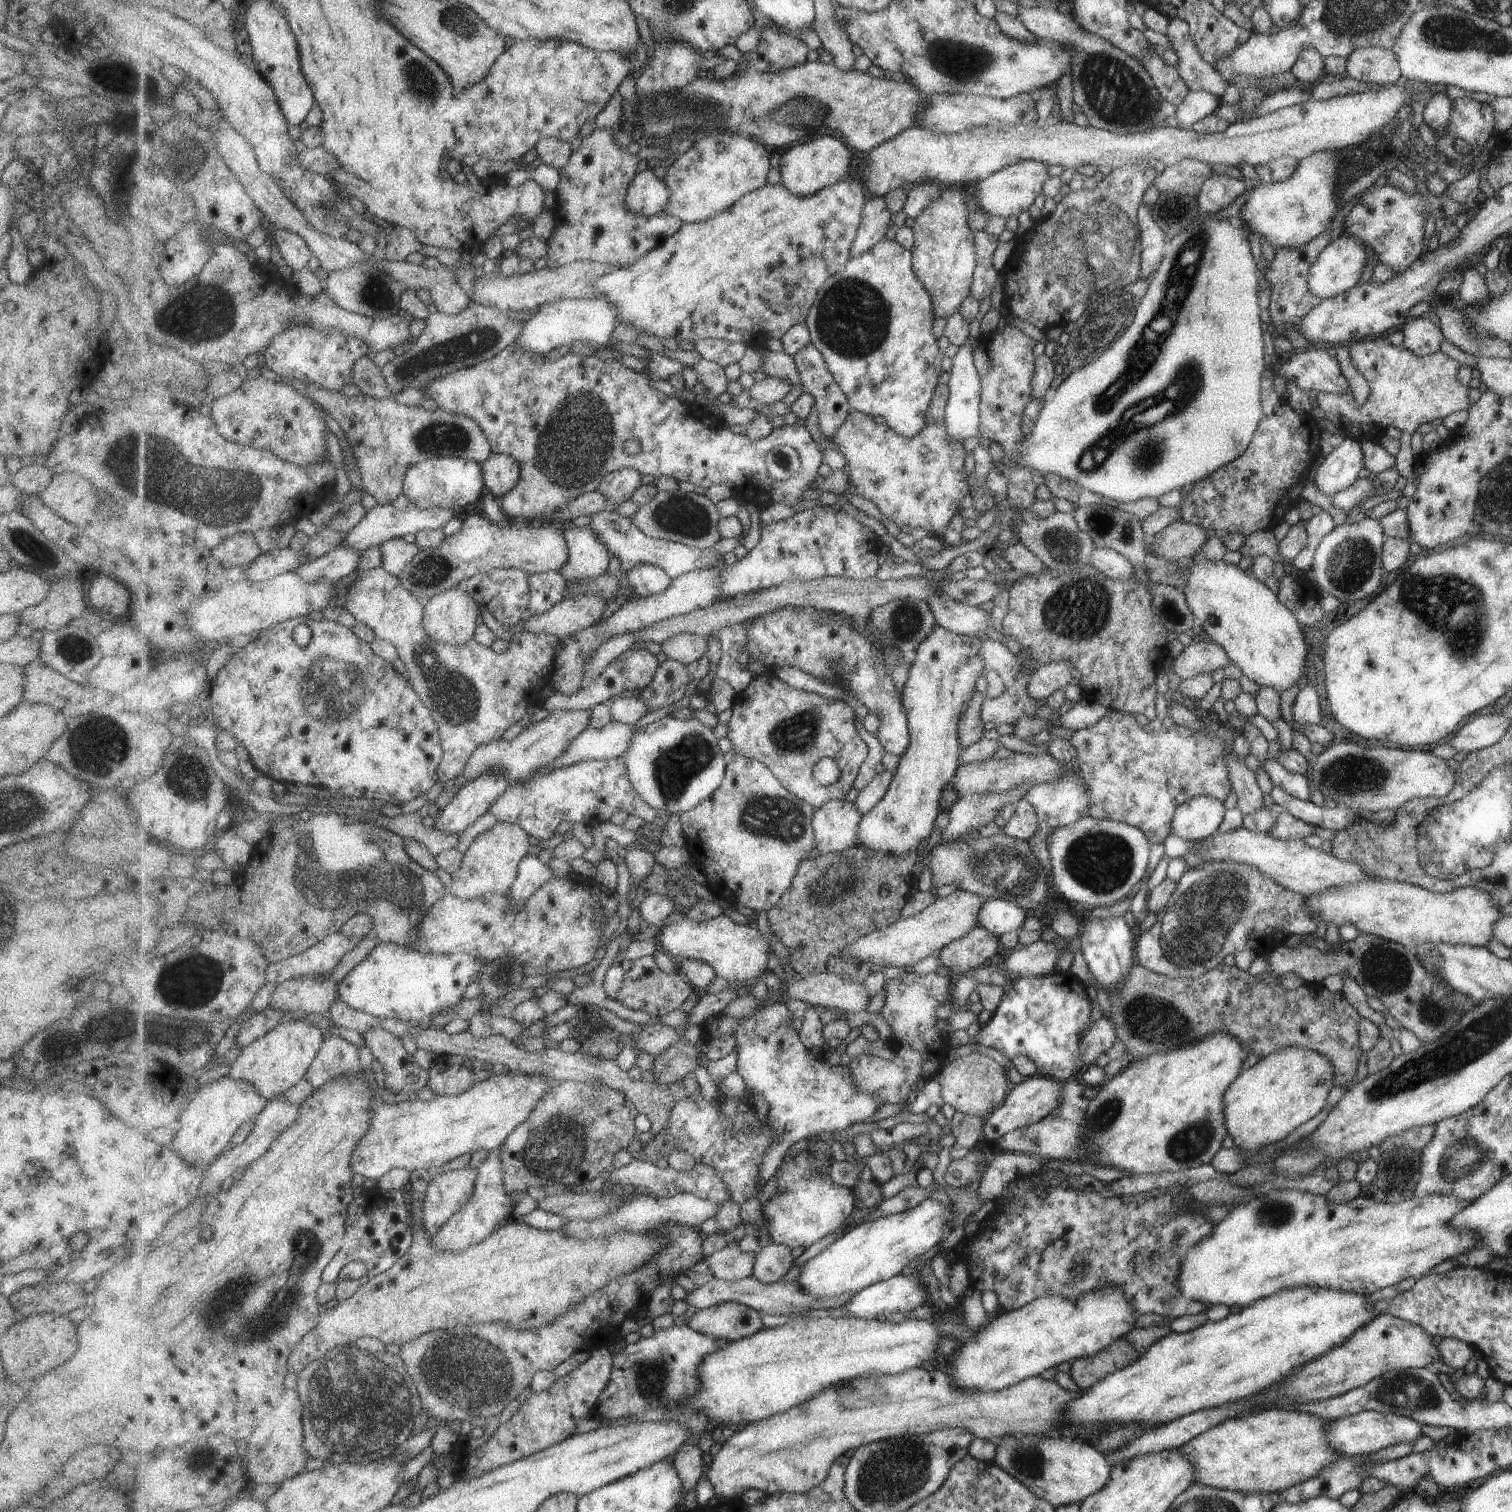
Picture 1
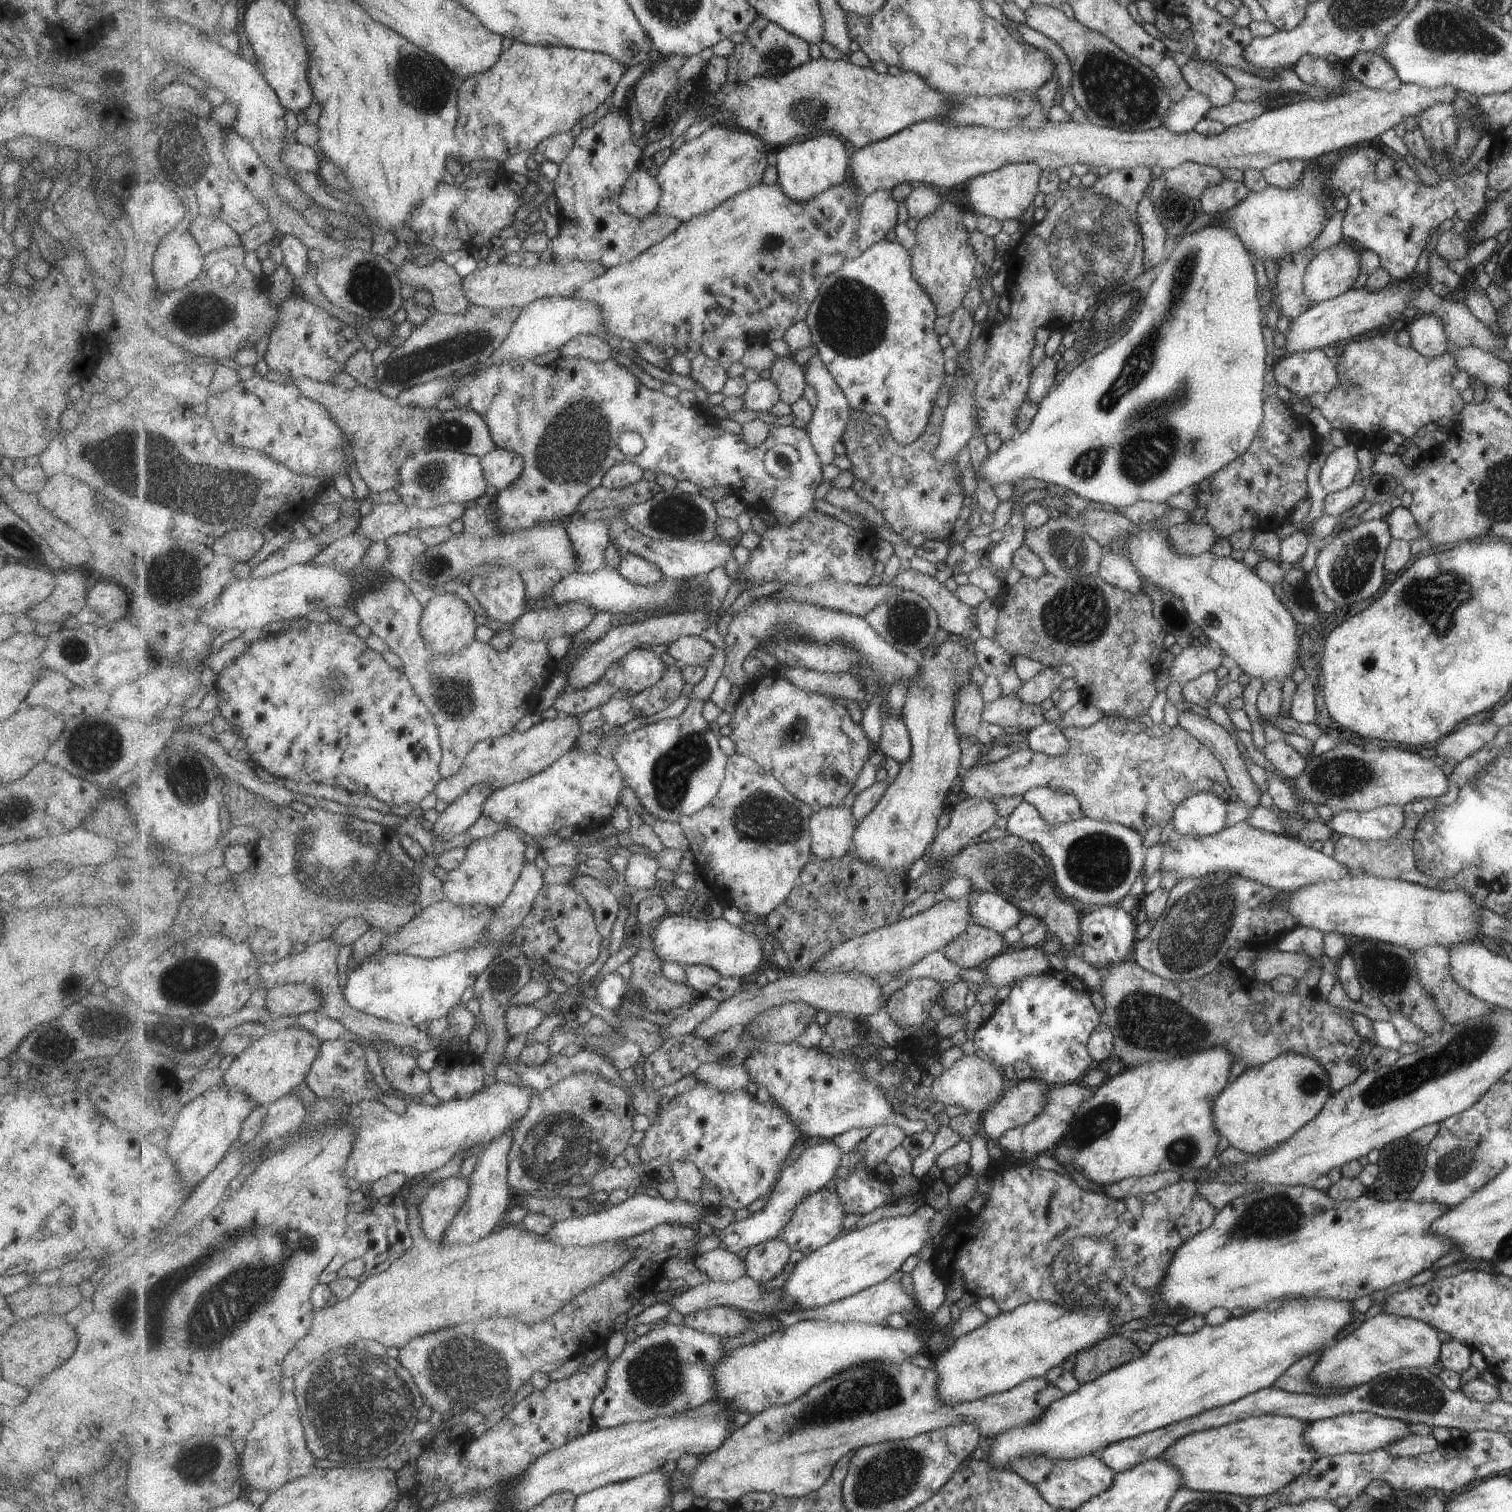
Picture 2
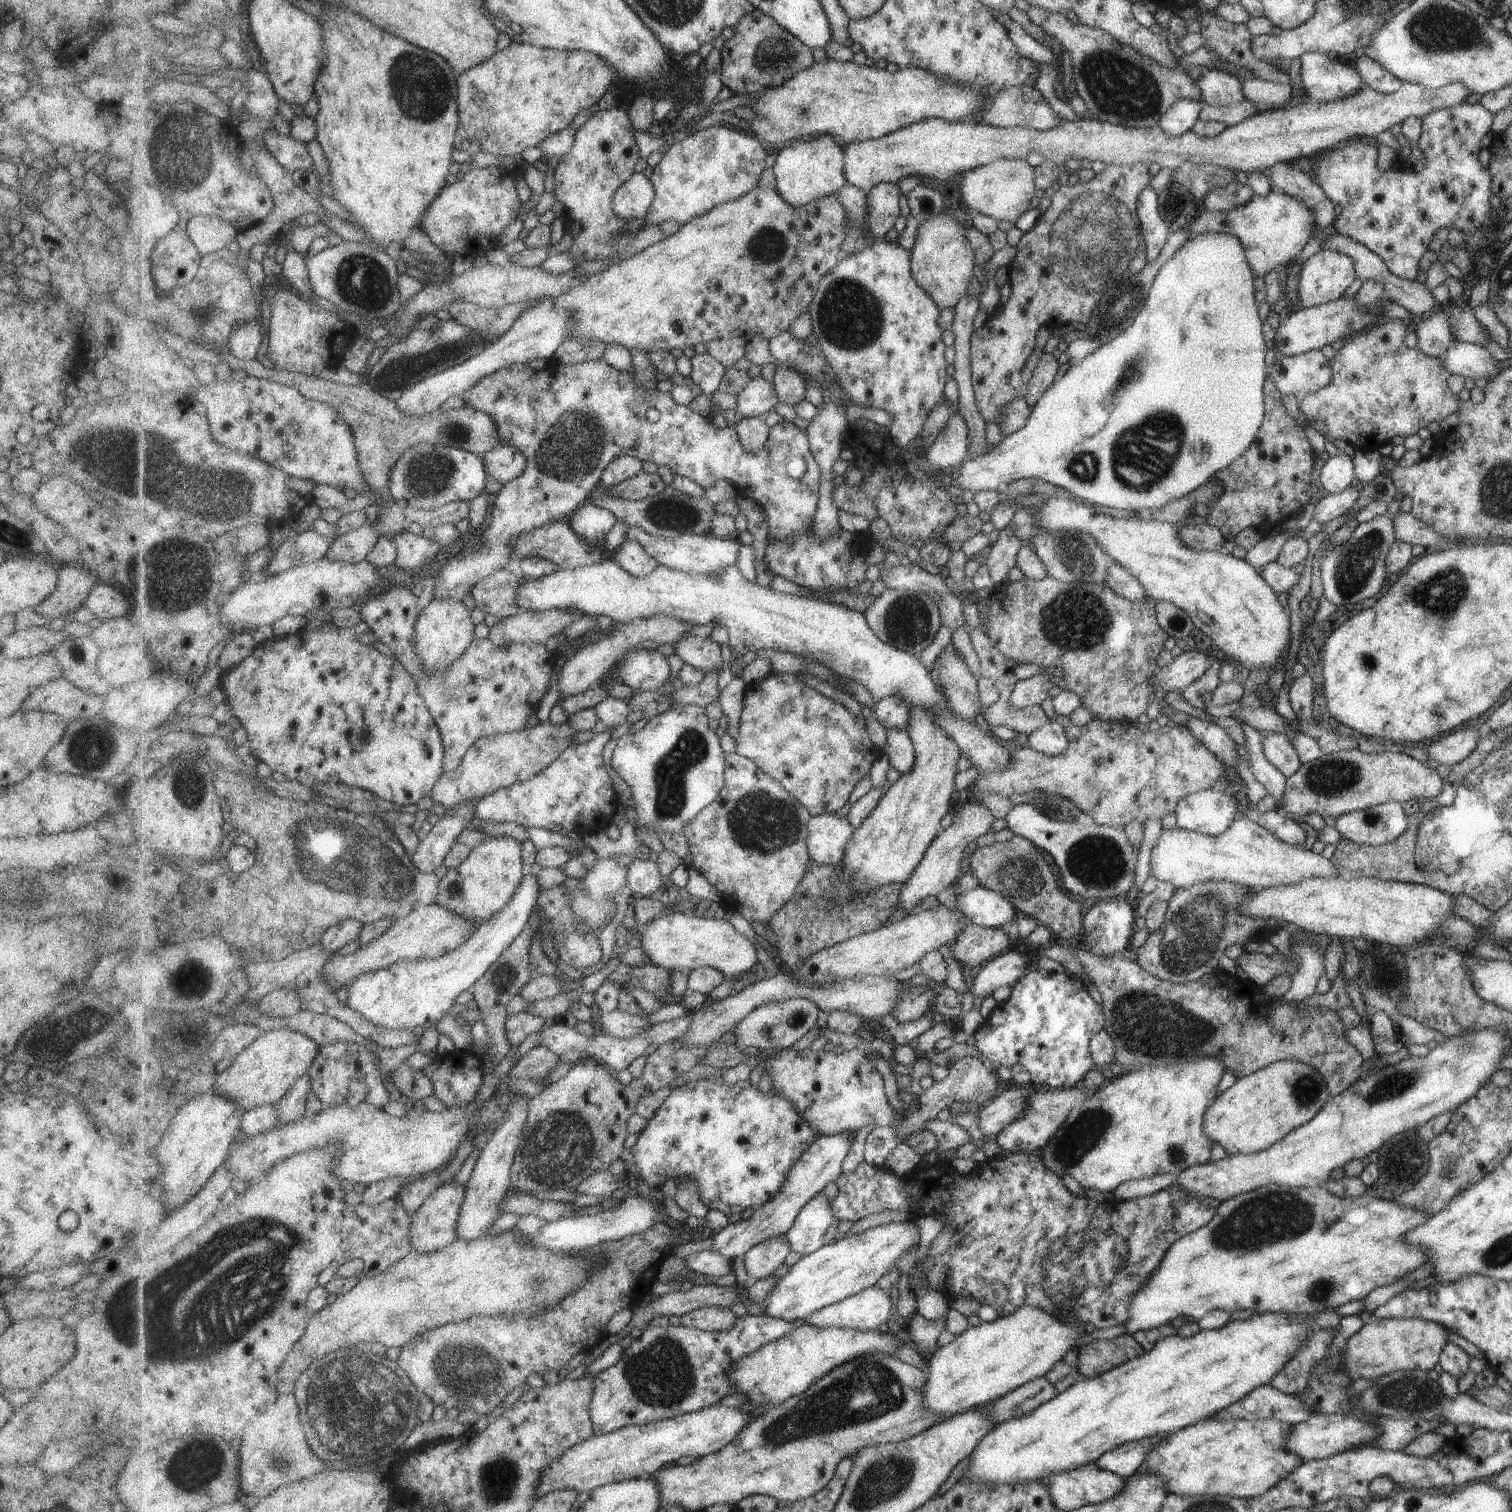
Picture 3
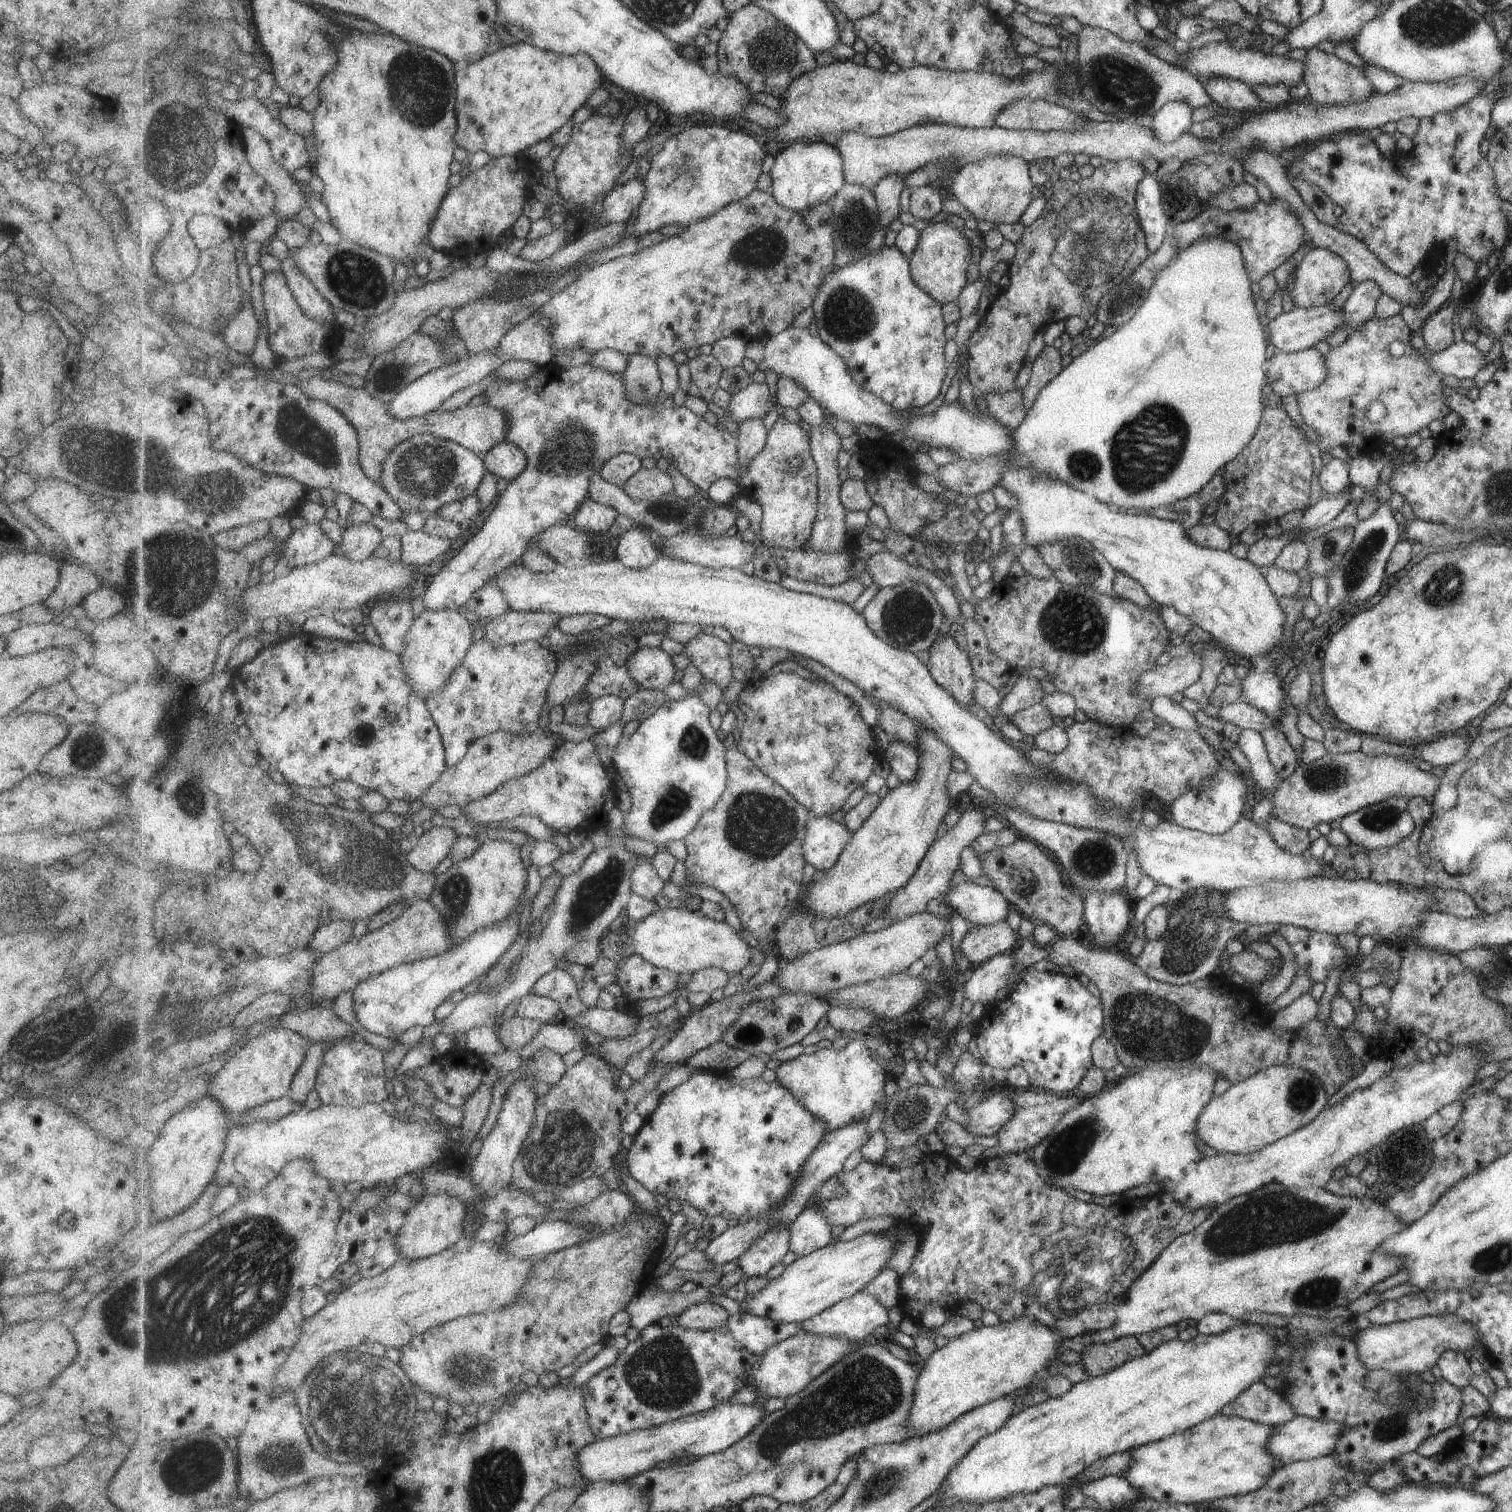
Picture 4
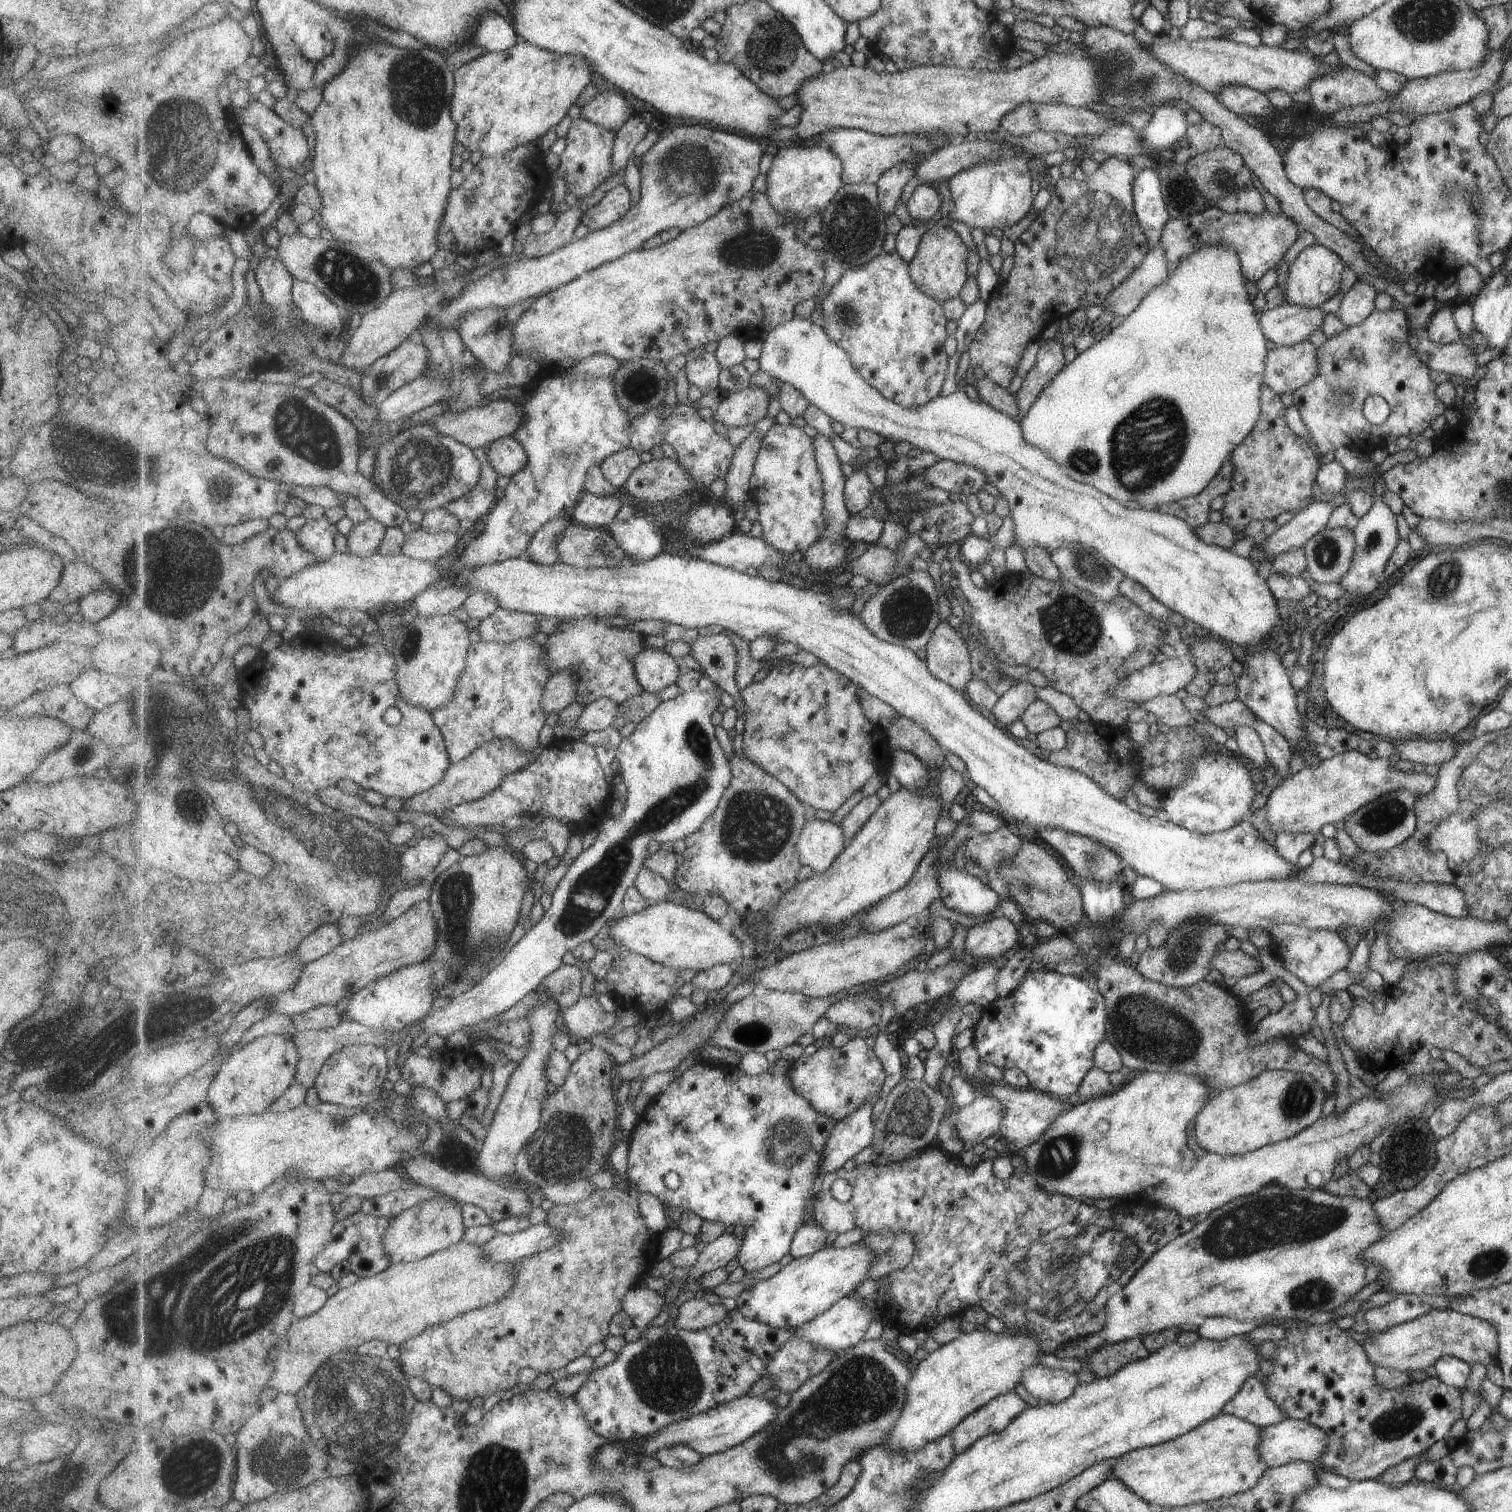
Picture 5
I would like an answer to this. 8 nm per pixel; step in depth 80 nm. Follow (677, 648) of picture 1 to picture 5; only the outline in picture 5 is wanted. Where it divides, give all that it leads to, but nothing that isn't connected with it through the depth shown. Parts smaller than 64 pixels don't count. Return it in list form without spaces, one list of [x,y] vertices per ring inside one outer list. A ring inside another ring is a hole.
[[[701,635],[691,642],[691,656],[697,660],[701,670],[726,691],[734,700],[742,698],[736,674],[738,671],[738,648],[730,635]]]

